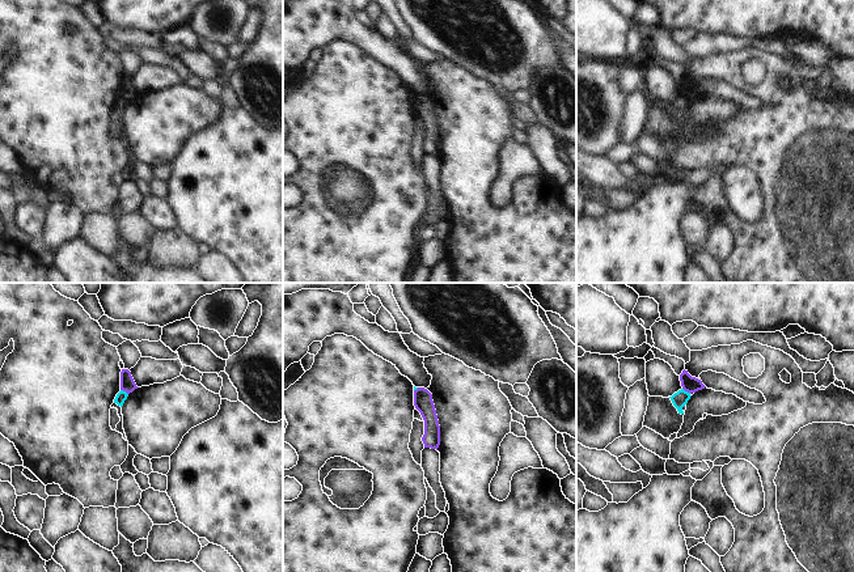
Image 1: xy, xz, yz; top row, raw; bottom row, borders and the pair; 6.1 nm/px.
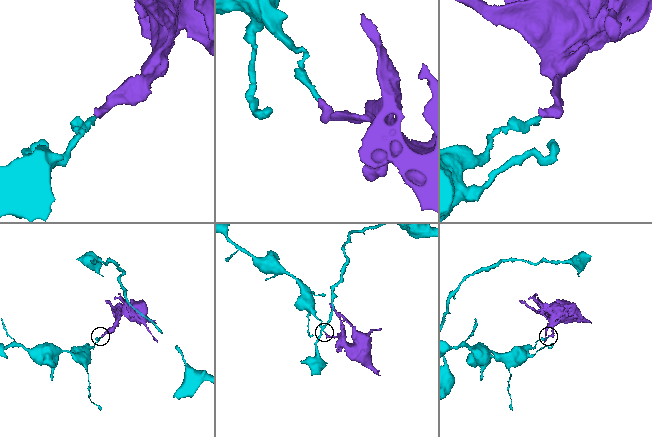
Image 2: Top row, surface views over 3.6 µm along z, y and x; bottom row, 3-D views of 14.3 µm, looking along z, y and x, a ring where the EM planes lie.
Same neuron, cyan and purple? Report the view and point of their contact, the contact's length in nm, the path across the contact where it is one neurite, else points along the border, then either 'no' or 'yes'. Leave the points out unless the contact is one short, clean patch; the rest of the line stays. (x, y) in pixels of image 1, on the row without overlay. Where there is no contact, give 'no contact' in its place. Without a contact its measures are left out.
contact yz (686, 98); length 70 nm; border yz (683, 94), (690, 100); no

